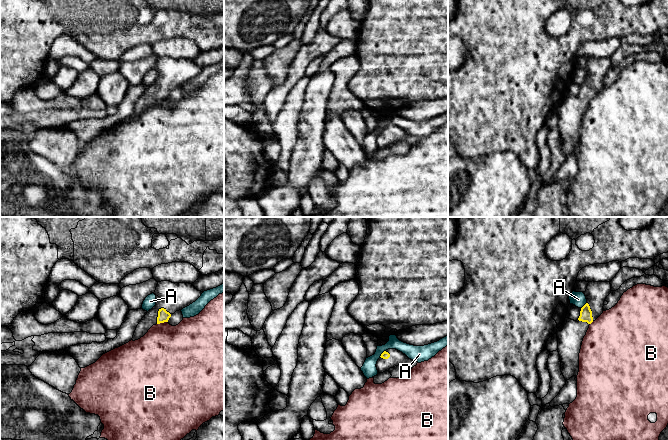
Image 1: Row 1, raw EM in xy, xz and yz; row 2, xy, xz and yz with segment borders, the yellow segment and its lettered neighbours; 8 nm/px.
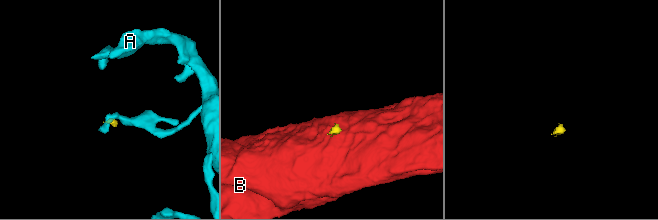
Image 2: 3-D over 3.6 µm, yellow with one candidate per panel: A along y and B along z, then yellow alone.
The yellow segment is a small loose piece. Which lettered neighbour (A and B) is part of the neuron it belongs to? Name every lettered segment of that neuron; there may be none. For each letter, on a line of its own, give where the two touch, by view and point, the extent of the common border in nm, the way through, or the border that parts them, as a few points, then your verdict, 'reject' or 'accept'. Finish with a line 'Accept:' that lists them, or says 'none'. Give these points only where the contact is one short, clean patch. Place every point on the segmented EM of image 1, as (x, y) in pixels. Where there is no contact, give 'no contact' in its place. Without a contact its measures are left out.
A: yz (584, 305) | 70 nm | along yz (586, 302), (581, 308) | reject
B: xy (162, 322) | 90 nm | along xy (167, 321), (157, 324) | reject
Accept: none

